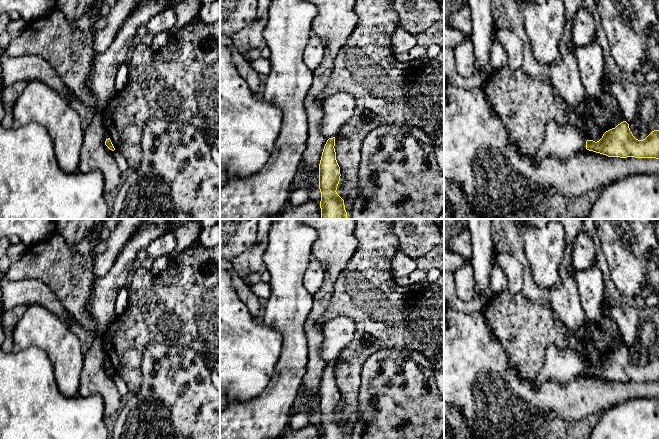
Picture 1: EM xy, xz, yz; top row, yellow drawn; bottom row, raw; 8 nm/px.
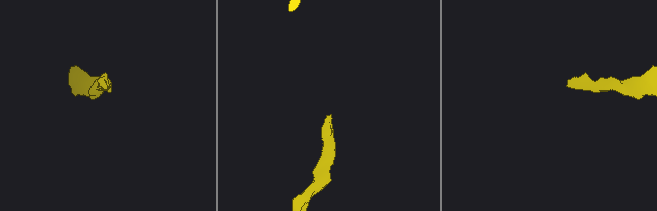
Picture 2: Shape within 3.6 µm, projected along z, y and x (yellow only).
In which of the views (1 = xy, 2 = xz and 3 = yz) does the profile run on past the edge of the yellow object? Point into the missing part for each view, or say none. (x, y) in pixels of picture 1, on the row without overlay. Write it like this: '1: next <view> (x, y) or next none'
1: next none
2: next none
3: next none

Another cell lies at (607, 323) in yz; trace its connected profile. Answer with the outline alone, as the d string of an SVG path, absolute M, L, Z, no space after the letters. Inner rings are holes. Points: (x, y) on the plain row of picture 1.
M608 312L603 316L600 326L613 340L611 346L612 352L615 352L618 348L624 345L620 329Z

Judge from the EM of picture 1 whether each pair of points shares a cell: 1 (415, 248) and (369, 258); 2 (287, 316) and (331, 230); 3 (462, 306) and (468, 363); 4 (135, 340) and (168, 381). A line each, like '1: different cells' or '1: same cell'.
1: different cells
2: different cells
3: different cells
4: different cells

